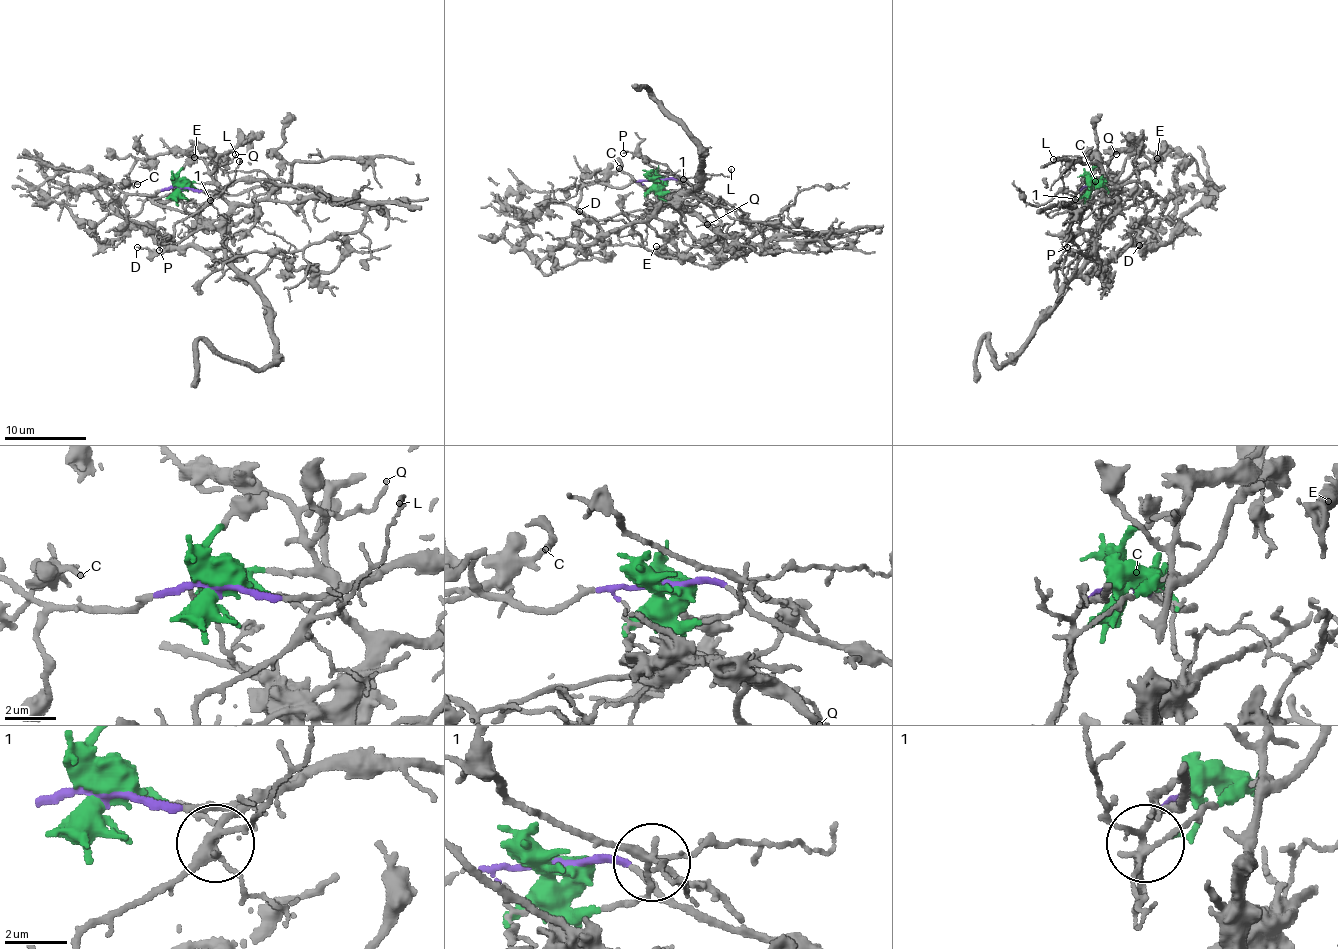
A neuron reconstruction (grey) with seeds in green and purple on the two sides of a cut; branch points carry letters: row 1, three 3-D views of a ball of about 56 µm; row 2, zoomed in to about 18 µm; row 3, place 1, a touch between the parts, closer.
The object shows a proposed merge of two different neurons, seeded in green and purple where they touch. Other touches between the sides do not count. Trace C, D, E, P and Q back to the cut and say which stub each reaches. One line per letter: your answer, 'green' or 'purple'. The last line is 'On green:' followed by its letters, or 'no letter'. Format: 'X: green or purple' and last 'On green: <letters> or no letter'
C: green
D: green
E: green
P: purple
Q: green
On green: C, D, E, Q

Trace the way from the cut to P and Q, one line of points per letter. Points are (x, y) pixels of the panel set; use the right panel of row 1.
P: (1089, 185), (1080, 189), (1085, 190), (1086, 184), (1082, 184), (1075, 196), (1074, 217), (1066, 235), (1068, 247)
Q: (1089, 185), (1105, 181), (1107, 163), (1116, 153)

